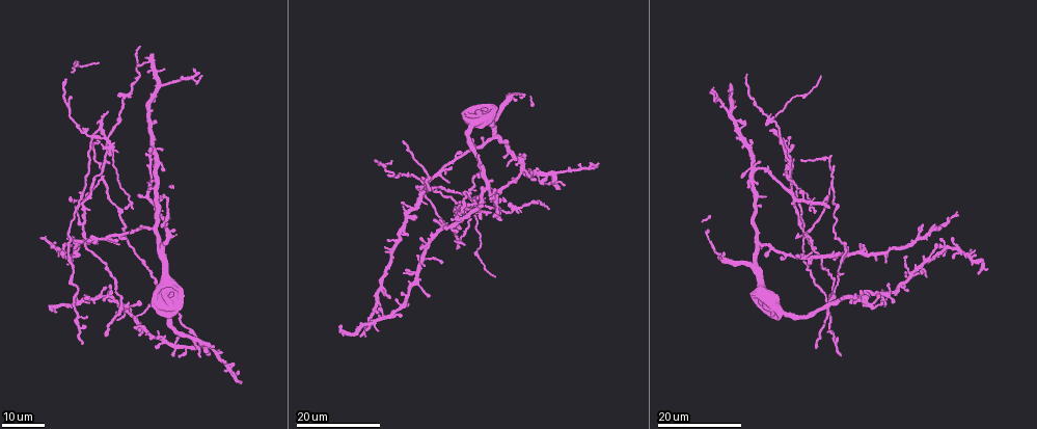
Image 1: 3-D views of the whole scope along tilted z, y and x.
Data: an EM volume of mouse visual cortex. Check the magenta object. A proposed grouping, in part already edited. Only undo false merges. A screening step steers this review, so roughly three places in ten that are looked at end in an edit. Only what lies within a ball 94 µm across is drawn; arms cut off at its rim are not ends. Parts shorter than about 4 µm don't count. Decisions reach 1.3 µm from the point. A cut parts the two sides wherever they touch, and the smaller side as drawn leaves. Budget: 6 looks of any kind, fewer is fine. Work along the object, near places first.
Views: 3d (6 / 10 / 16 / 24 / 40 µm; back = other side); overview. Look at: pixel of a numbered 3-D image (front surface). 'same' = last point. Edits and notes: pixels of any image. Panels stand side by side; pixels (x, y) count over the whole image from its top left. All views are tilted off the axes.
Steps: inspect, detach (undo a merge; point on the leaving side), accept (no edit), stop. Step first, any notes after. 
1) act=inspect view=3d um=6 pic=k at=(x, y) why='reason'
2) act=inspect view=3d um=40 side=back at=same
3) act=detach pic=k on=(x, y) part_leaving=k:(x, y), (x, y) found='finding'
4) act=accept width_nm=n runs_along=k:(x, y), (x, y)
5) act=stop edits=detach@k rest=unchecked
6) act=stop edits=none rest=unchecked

act=inspect view=3d um=16 pic=1 at=(828, 307) why='four arms meet'

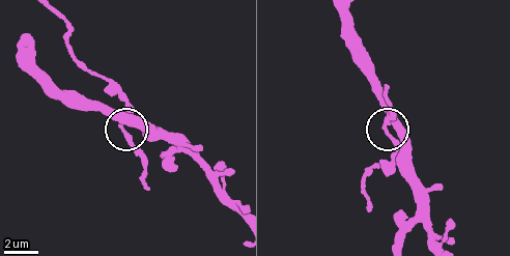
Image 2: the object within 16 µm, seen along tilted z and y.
act=inspect view=3d um=10 pic=2 at=(124, 132)

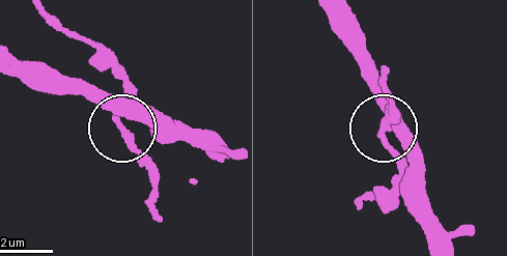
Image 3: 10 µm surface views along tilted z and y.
act=accept width_nm=290 found='continuous, no second neuron'

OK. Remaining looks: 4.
act=inspect view=3d um=16 pic=1 at=(908, 272) why='four-way junction'

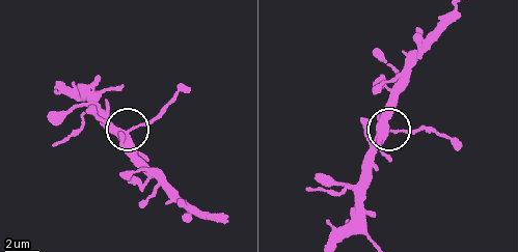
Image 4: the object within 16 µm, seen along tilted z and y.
act=inspect view=3d um=10 pic=4 at=(127, 133) why='zoom in'

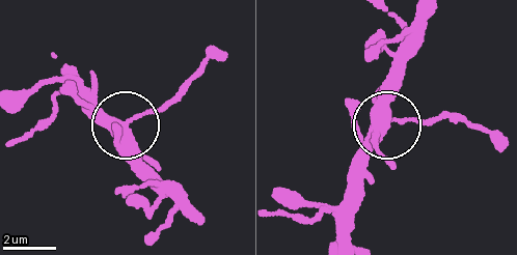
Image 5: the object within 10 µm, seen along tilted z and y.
act=inspect view=3d um=6 pic=5 at=(125, 125)

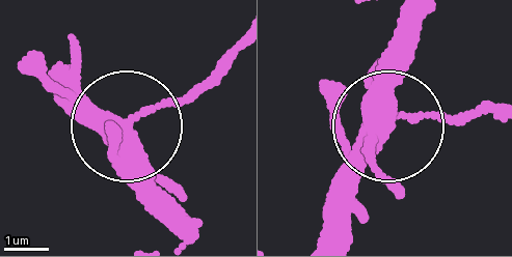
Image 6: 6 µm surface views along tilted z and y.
act=accept arms=4 found='all the same neuron'

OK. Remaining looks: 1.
act=stop edits=none rest=unchecked

